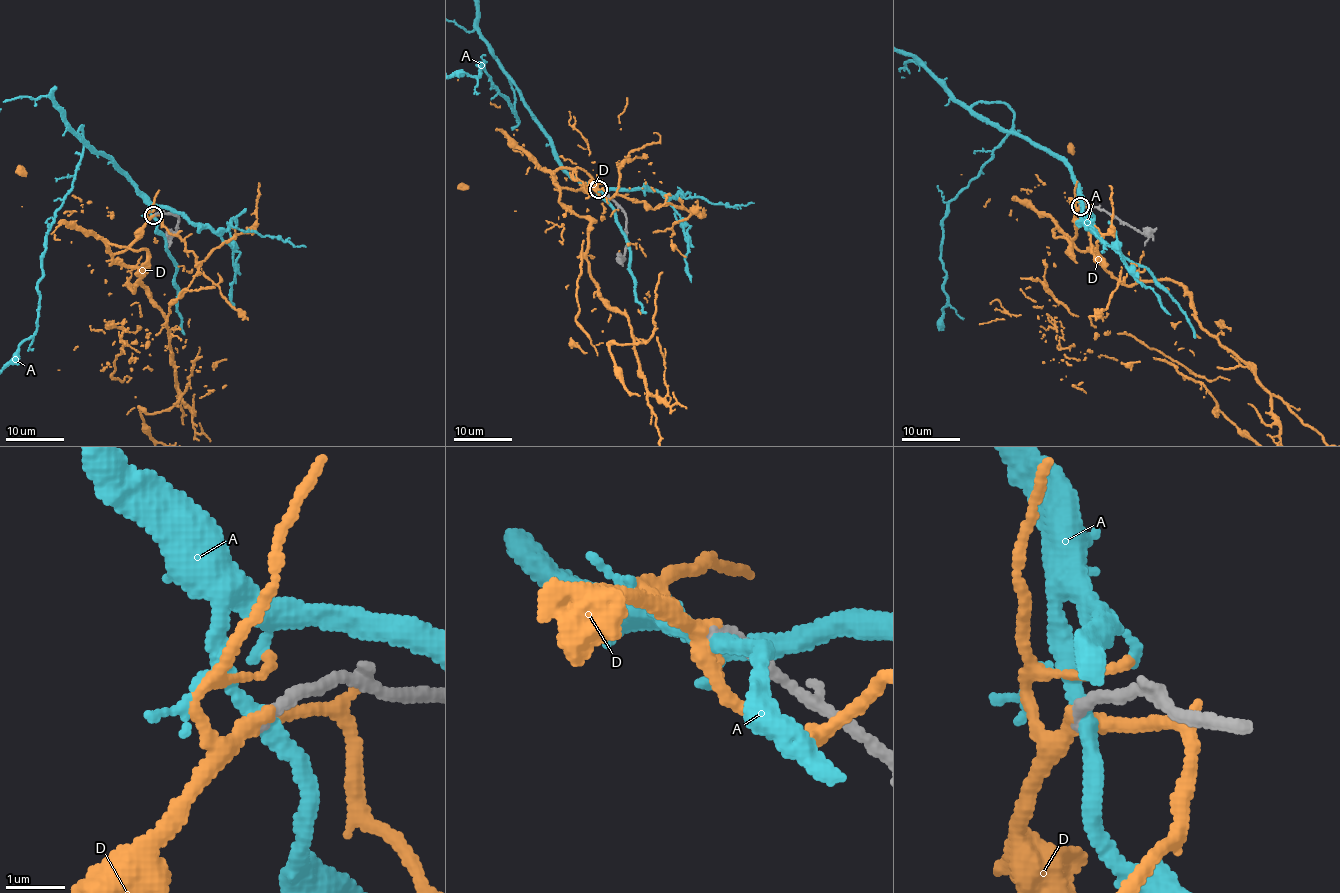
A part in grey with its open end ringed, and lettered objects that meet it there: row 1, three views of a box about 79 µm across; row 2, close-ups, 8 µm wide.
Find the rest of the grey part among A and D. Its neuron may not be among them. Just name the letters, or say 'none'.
D

